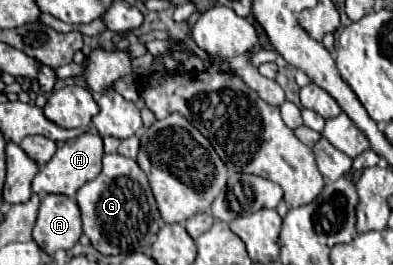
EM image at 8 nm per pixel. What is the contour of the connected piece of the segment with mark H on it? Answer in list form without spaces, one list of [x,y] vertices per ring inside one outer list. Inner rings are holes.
[[[83,133],[75,139],[65,141],[63,147],[57,149],[53,159],[39,169],[39,173],[33,179],[31,189],[35,193],[61,193],[67,197],[75,197],[77,189],[85,185],[87,181],[95,179],[101,173],[101,159],[103,159],[103,141],[99,135]]]

